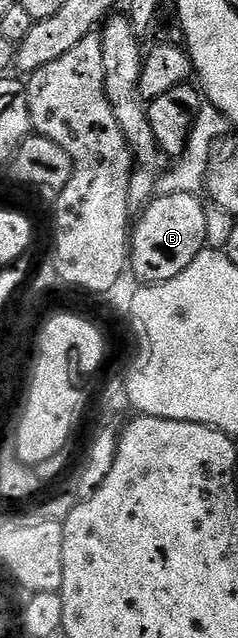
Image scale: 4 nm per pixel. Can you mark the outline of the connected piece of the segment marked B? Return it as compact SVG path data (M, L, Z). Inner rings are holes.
M189 193L156 194L142 208L129 235L129 271L144 284L160 283L185 273L193 257L207 247L207 213L199 195Z

